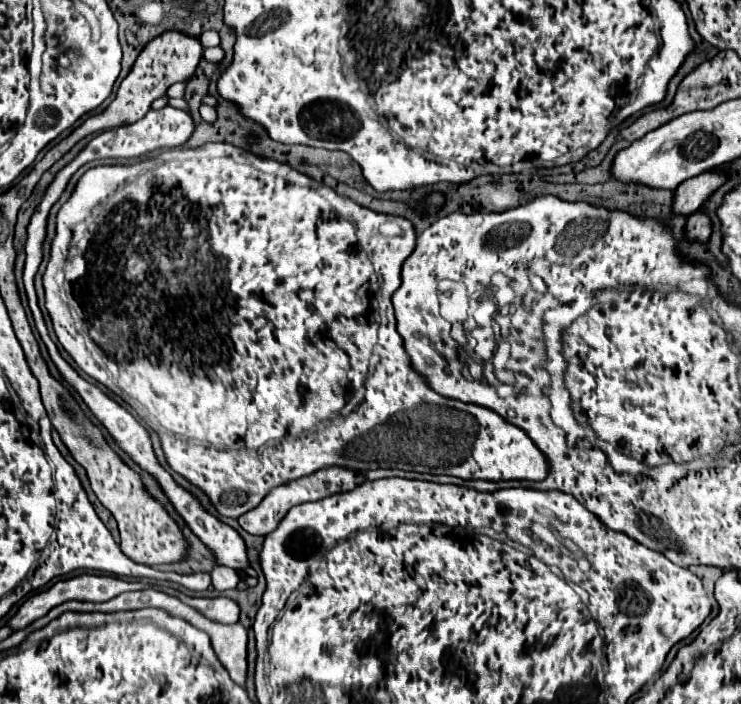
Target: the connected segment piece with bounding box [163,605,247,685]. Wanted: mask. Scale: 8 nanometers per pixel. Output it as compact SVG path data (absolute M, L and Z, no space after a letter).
M189 605L187 607L163 607L163 609L175 617L189 621L197 629L205 631L211 639L211 645L215 649L217 659L229 671L231 679L237 685L245 685L245 677L247 677L247 631L241 623L223 625L223 623L211 621Z

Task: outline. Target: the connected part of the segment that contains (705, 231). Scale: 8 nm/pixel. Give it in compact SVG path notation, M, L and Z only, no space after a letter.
M703 209L691 213L687 217L685 233L687 233L689 239L697 239L697 241L703 241L703 243L709 241L709 237L711 237L711 219L709 219L709 215Z

